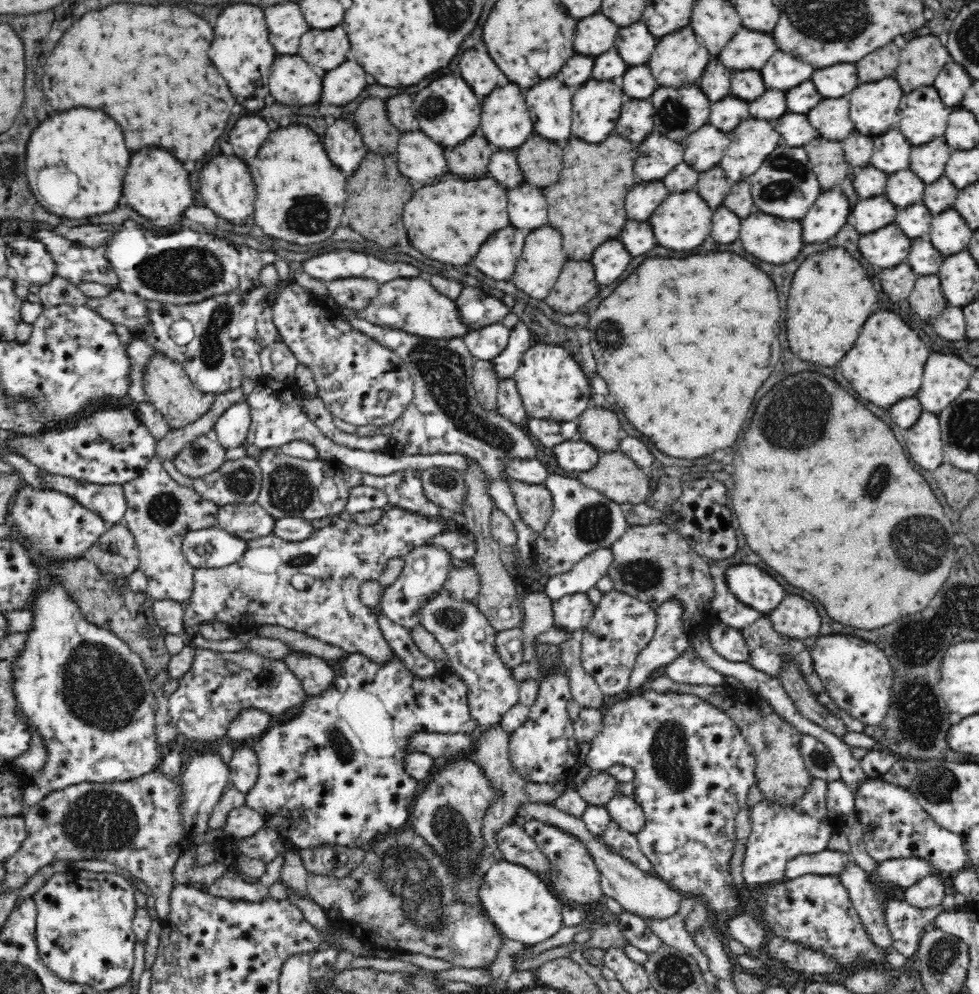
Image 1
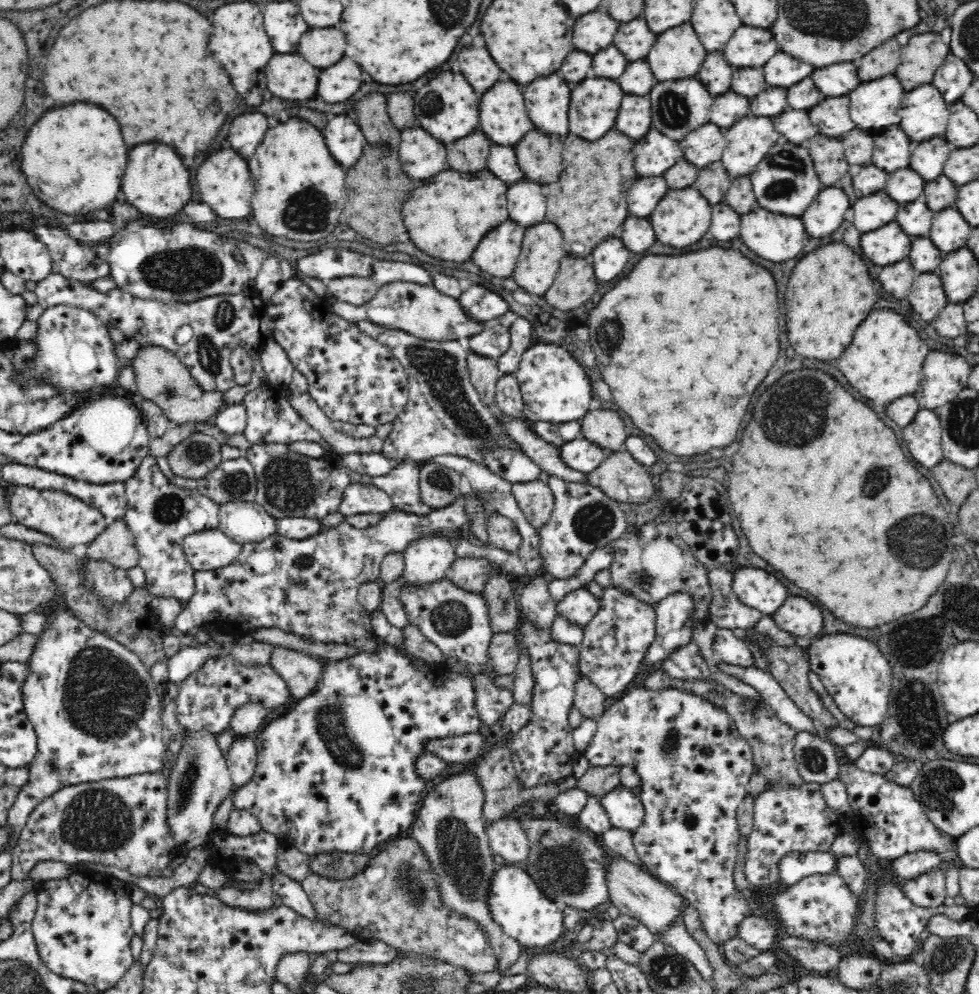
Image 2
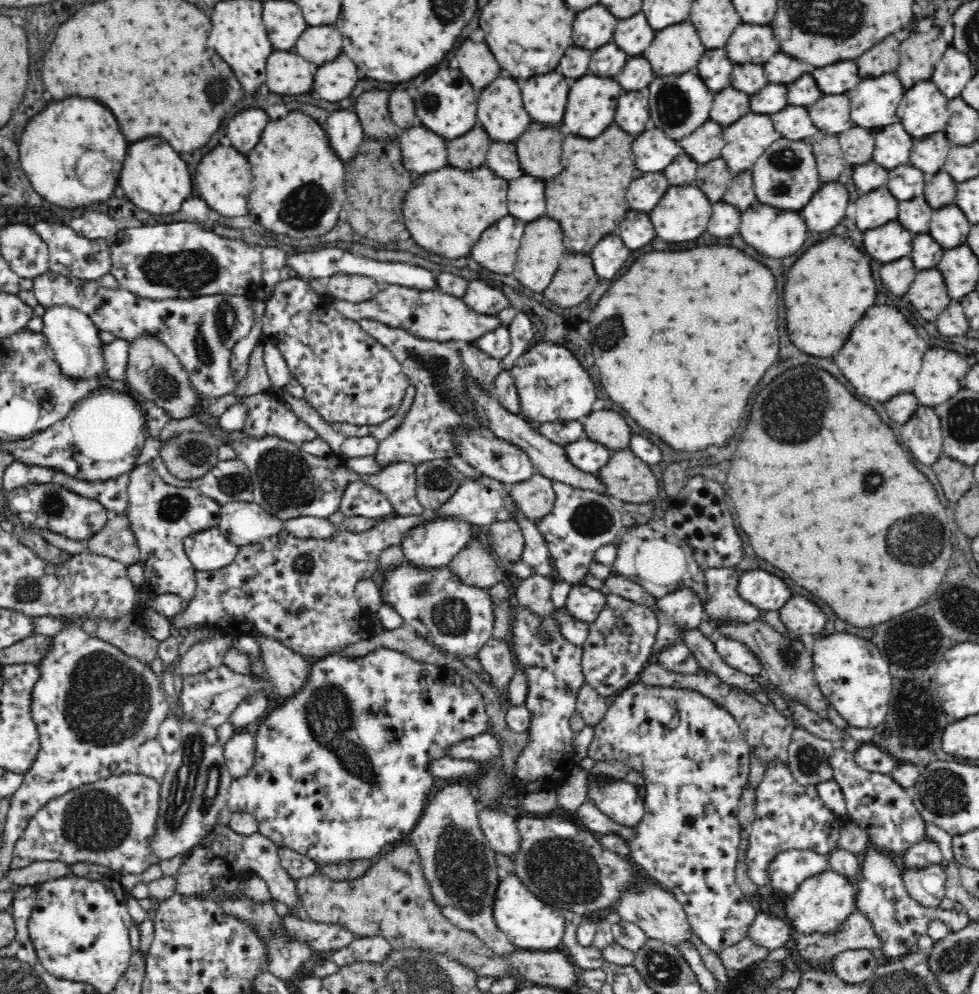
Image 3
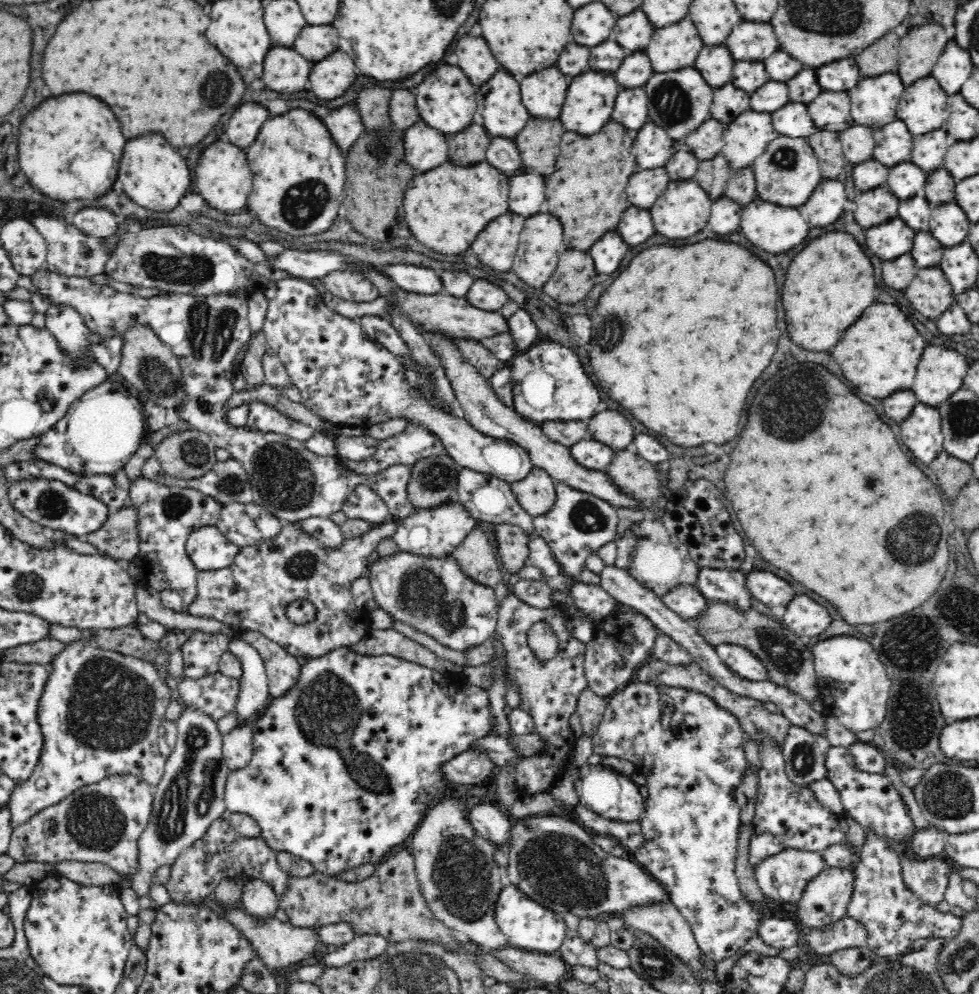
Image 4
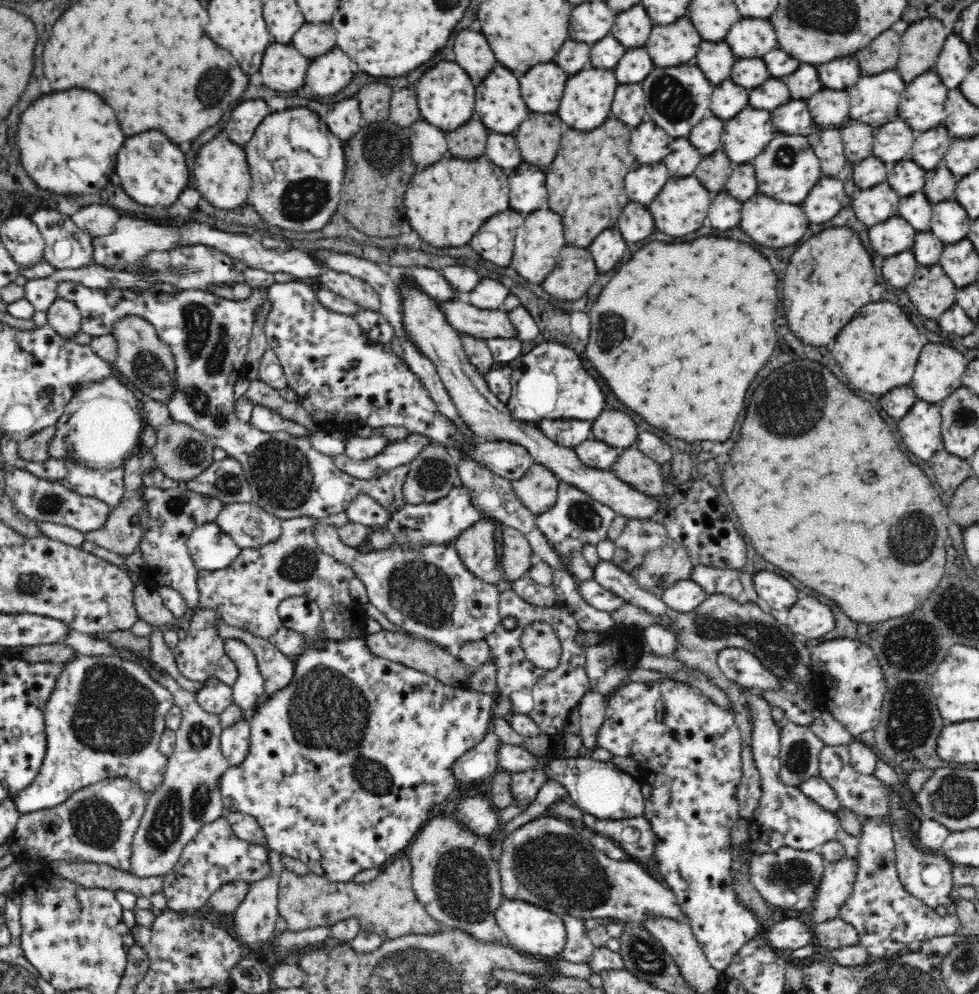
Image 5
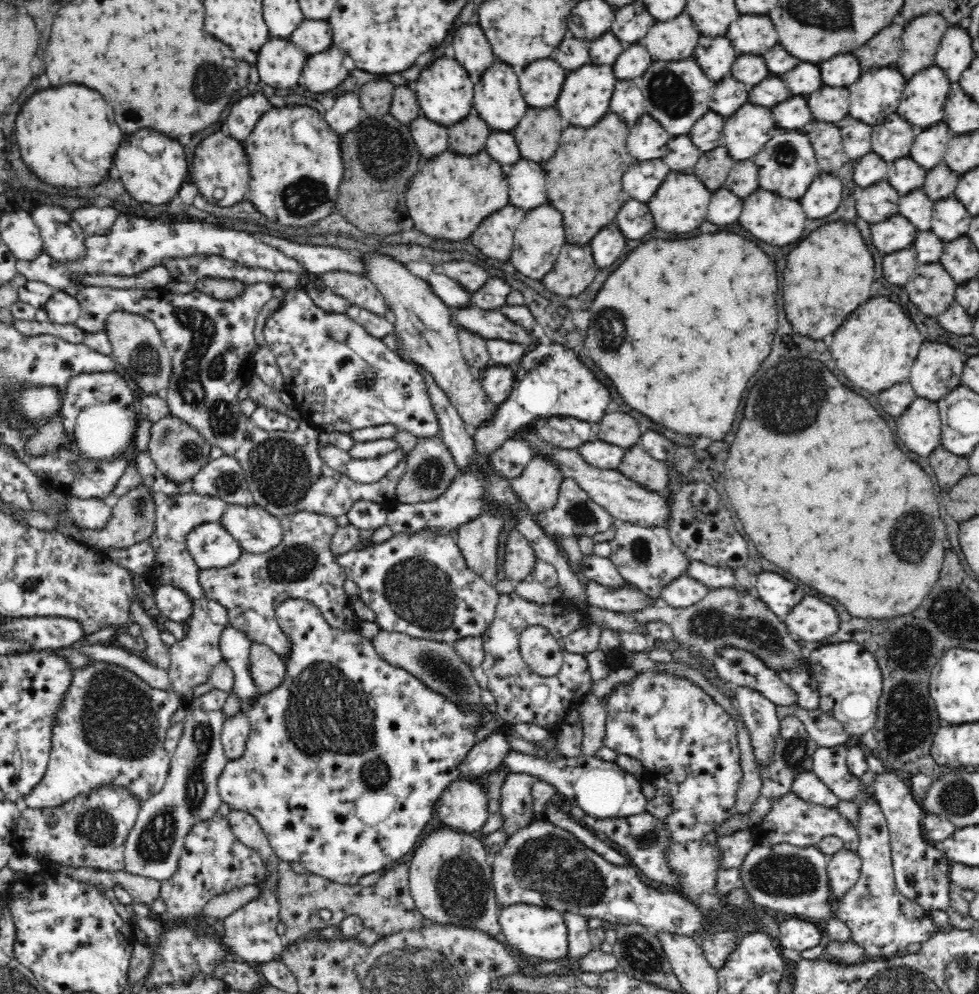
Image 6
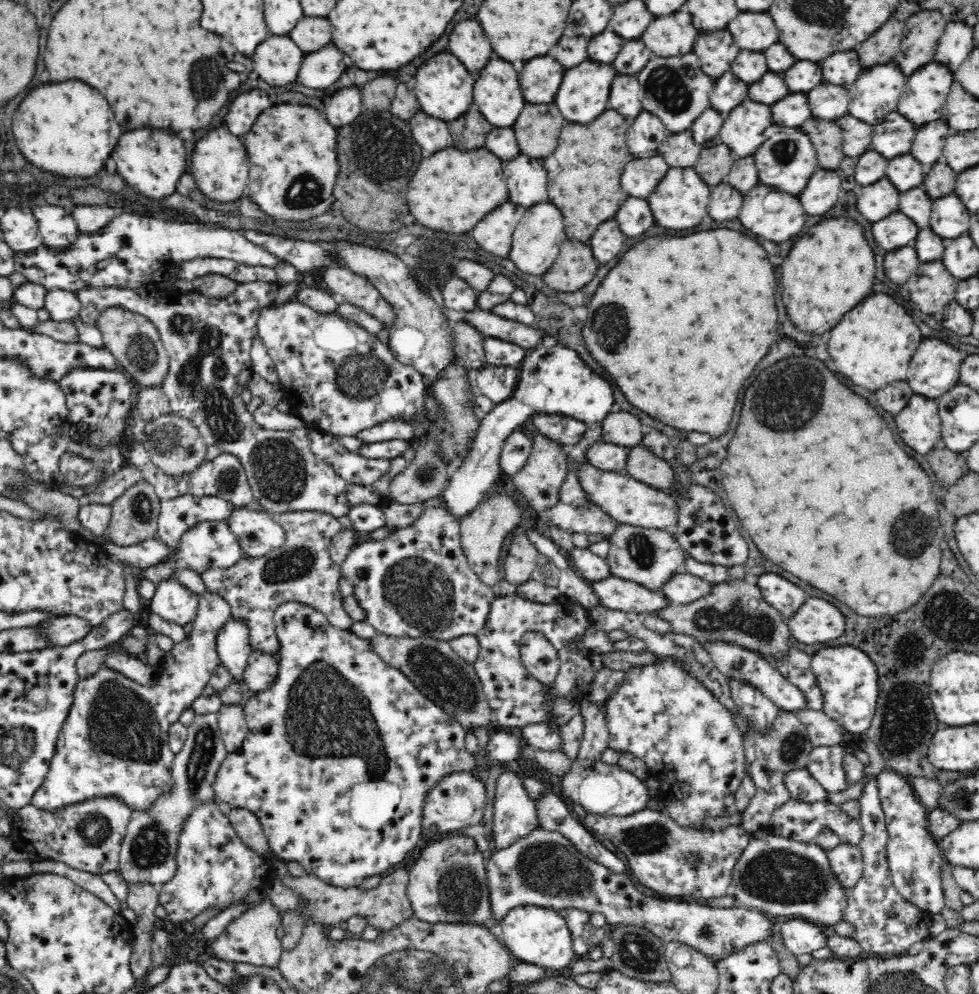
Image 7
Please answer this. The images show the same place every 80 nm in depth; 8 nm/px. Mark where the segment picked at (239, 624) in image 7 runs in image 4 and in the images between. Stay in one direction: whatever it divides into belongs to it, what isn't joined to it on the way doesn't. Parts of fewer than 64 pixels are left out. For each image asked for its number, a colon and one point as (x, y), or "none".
4: (253, 693)
5: (248, 690)
6: (235, 646)

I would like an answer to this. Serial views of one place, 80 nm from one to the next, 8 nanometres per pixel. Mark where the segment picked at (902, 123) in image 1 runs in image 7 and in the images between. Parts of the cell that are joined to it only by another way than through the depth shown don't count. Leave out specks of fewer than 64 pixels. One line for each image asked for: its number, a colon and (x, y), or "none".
2: (924, 113)
3: (923, 110)
4: (922, 107)
5: (922, 103)
6: (925, 94)
7: (926, 91)

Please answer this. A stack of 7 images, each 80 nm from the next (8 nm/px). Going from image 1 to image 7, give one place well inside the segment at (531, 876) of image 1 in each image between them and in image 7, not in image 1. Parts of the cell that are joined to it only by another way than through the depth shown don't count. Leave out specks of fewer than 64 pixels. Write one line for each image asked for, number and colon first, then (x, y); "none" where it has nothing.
2: (527, 916)
3: (531, 925)
4: (529, 926)
5: (527, 927)
6: (536, 932)
7: (537, 935)

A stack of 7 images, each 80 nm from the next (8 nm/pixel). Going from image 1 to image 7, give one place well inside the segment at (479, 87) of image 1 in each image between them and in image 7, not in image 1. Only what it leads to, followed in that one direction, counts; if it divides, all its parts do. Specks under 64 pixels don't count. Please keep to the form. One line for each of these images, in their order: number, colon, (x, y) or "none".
2: (479, 69)
3: (477, 63)
4: (474, 57)
5: (472, 51)
6: (471, 47)
7: (467, 41)

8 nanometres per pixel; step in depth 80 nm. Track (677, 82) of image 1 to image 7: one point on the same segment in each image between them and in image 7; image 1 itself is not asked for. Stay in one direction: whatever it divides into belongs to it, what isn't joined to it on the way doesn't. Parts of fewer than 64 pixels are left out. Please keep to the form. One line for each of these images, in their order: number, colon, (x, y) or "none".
2: (678, 53)
3: (676, 49)
4: (675, 47)
5: (671, 45)
6: (676, 39)
7: (673, 35)

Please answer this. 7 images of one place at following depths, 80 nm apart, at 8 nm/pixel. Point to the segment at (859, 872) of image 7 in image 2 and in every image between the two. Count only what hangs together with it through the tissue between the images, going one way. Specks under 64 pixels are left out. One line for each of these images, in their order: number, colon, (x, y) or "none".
2: (820, 907)
3: (821, 902)
4: (824, 900)
5: (839, 877)
6: (844, 868)

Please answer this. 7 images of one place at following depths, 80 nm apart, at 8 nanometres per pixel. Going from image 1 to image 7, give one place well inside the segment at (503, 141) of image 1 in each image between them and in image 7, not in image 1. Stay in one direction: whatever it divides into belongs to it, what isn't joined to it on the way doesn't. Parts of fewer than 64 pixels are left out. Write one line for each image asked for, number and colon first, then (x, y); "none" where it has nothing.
2: (503, 116)
3: (500, 111)
4: (498, 100)
5: (499, 104)
6: (497, 98)
7: (496, 90)

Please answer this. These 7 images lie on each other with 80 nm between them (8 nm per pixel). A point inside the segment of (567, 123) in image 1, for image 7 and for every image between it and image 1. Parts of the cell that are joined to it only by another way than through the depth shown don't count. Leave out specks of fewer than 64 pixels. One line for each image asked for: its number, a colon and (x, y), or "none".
2: (547, 99)
3: (545, 96)
4: (541, 91)
5: (542, 86)
6: (541, 83)
7: (540, 78)

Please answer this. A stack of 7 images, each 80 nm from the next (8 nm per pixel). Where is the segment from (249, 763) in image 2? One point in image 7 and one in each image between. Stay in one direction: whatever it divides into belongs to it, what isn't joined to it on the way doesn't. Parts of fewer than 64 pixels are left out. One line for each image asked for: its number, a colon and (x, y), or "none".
3: (239, 751)
4: (237, 746)
5: (235, 739)
6: (235, 732)
7: (232, 725)

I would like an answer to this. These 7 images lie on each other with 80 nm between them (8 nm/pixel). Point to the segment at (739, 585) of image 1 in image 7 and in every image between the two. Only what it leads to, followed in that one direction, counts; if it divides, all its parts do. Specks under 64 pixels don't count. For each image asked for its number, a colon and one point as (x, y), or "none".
2: (756, 588)
3: (765, 591)
4: (772, 591)
5: (778, 594)
6: (780, 595)
7: (786, 598)

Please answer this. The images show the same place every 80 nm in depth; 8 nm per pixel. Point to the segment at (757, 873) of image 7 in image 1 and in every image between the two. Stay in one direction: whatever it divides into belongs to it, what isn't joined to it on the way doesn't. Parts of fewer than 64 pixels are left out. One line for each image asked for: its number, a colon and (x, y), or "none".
1: (827, 862)
2: (794, 866)
3: (785, 873)
4: (783, 877)
5: (789, 878)
6: (783, 877)

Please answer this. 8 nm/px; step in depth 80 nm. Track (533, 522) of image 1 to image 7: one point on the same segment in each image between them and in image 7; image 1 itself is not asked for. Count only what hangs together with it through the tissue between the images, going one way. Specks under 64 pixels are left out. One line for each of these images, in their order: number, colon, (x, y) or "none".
2: (535, 498)
3: (535, 497)
4: (536, 493)
5: (538, 488)
6: (538, 486)
7: (540, 479)

